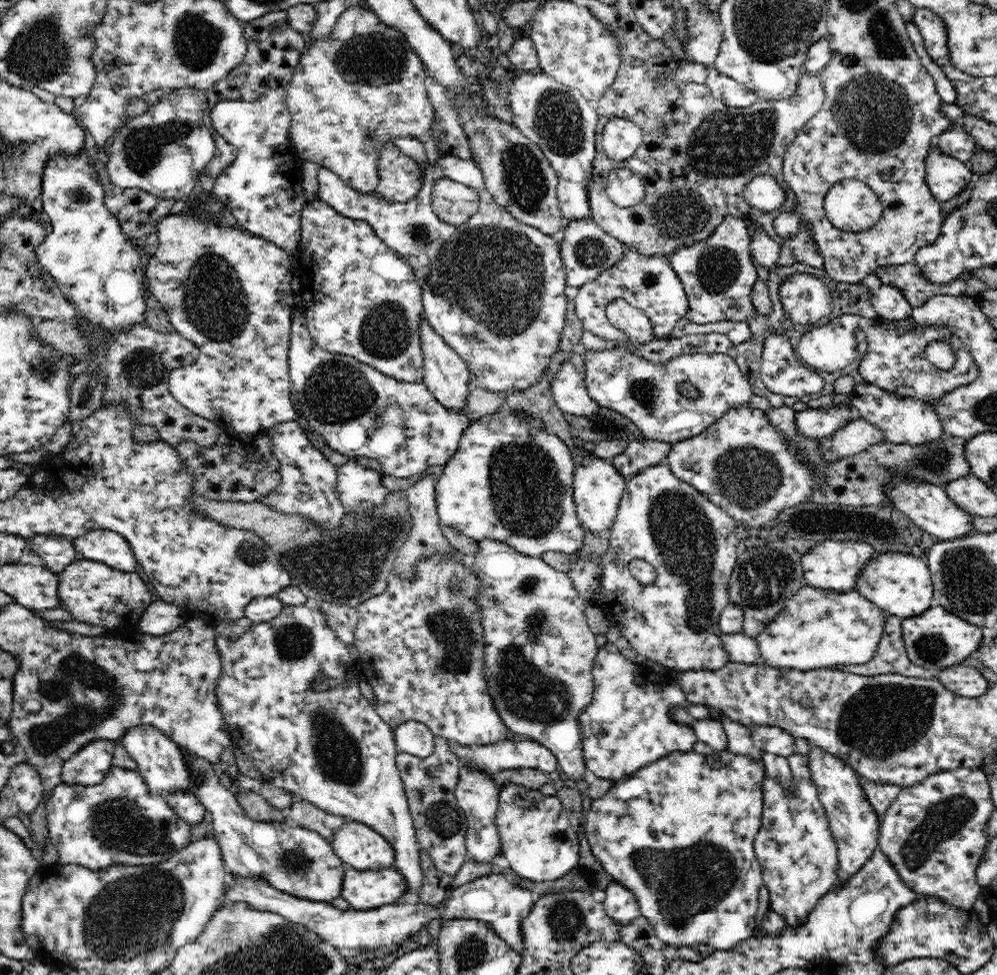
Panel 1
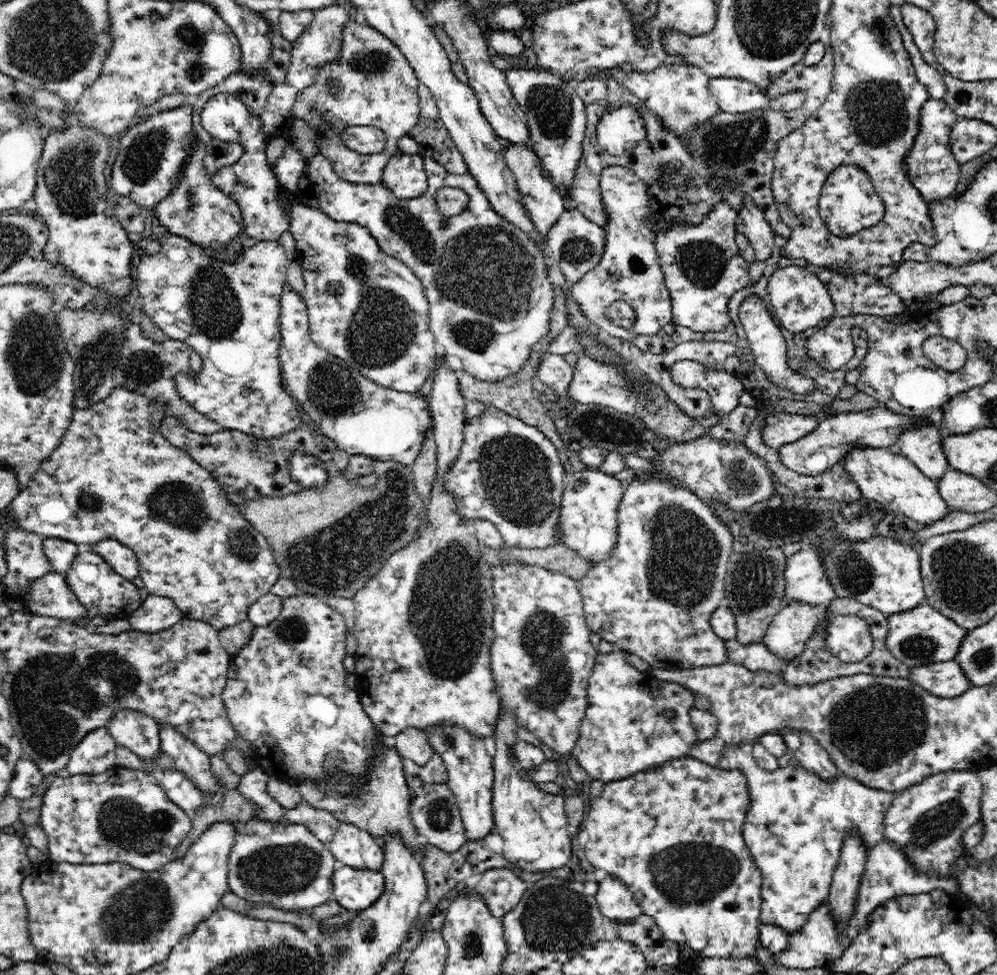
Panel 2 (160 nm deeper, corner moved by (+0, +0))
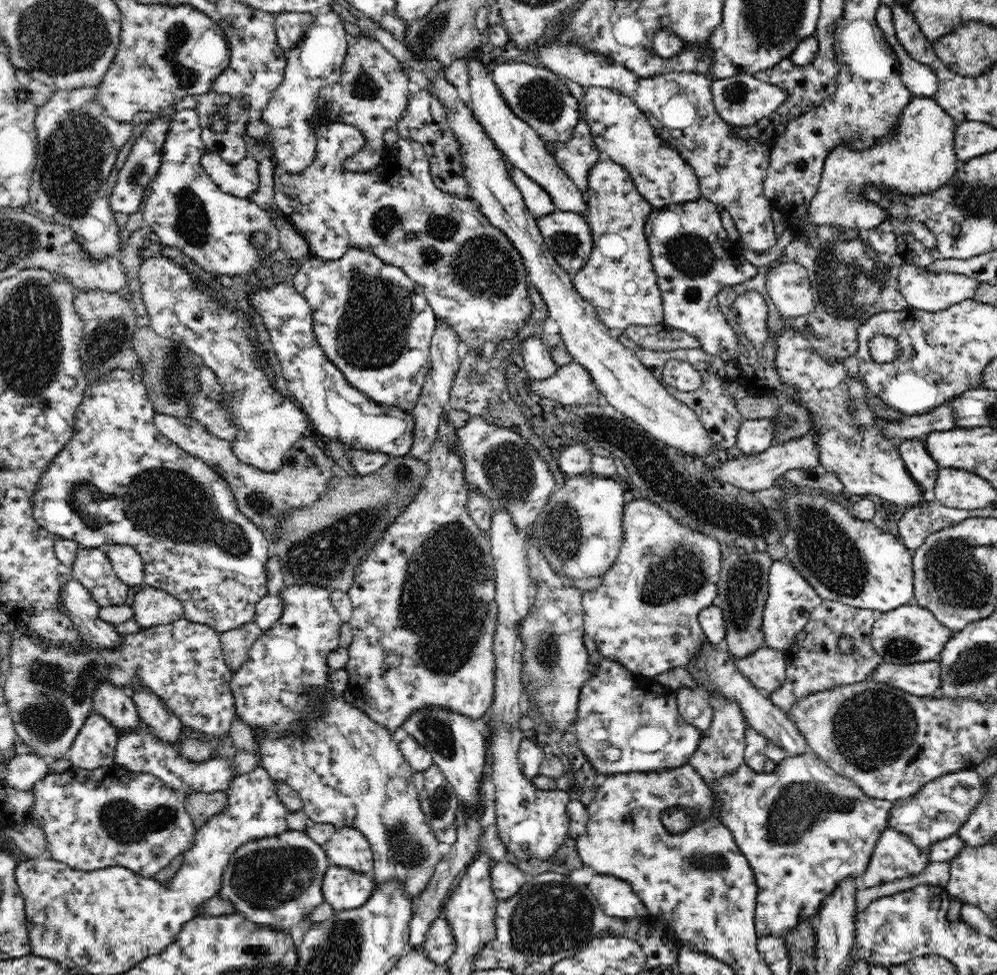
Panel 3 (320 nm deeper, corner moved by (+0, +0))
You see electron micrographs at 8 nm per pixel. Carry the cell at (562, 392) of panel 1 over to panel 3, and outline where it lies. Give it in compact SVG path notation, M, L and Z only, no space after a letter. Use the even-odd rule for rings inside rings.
M538 336L526 337L519 346L519 354L526 366L526 373L534 380L550 379L560 368L554 363L550 353Z

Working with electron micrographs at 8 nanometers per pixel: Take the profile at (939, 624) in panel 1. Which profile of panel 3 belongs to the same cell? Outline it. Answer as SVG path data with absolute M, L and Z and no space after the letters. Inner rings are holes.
M917 602L898 607L894 610L878 614L874 621L871 632L871 645L874 652L878 653L886 663L890 664L912 664L915 662L938 661L945 644L954 634L954 630L944 626L934 615L933 611L920 606Z

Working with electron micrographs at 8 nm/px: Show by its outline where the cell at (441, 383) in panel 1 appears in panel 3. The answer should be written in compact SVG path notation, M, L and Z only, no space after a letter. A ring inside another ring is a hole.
M448 406L440 416L437 439L427 454L428 463L427 475L423 478L421 488L413 501L407 505L404 512L385 530L383 537L373 546L372 552L362 560L356 568L356 577L352 586L347 590L353 606L352 616L349 620L353 639L348 646L349 659L345 666L349 674L349 690L354 697L351 703L366 714L372 722L384 726L386 731L394 734L406 718L412 716L414 710L426 707L438 707L454 711L481 723L489 714L490 705L493 703L493 692L495 685L495 656L493 653L493 638L497 632L497 604L495 601L495 572L492 568L493 558L491 555L490 540L480 533L478 525L473 522L467 508L467 486L464 482L464 465L462 453L460 452L457 430L452 422L449 422L447 414Z

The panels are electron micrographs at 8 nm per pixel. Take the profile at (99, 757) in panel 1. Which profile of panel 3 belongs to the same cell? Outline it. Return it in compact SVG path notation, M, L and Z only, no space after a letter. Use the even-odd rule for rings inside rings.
M99 713L90 714L89 720L82 726L80 733L74 740L69 750L68 759L72 766L79 769L94 770L102 767L110 767L115 764L114 756L117 753L119 742L119 730L116 730Z

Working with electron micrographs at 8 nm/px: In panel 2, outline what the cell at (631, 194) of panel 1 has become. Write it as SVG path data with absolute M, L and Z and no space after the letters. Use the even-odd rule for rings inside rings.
M612 165L601 170L600 190L605 211L609 214L607 225L603 226L606 232L606 250L602 254L602 260L593 270L584 274L581 281L570 285L570 293L574 301L579 305L581 313L589 324L600 331L604 336L618 337L632 341L638 335L650 336L659 332L662 326L673 322L672 299L667 289L666 279L656 251L655 234L650 229L650 199L646 190L646 184L638 175L629 168ZM617 301L628 303L636 313L633 327L625 329L613 323L606 316L607 309Z

